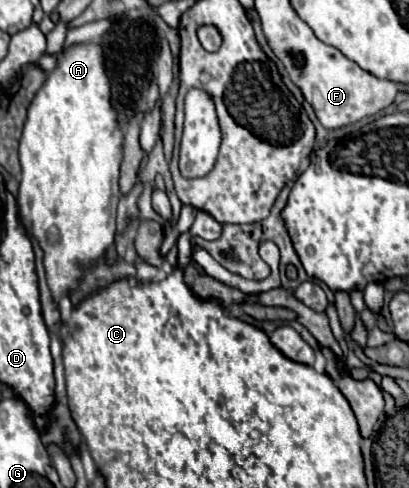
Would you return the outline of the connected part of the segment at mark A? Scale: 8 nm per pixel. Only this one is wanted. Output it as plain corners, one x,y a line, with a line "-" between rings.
73,44
57,56
57,66
47,80
37,90
35,98
27,108
27,120
23,126
23,136
19,144
19,160
23,168
23,178
19,186
19,214
23,222
31,222
31,234
37,236
41,248
45,250
45,270
47,282
55,296
67,294
75,288
81,276
79,264
95,262
115,238
115,214
119,192
119,166
121,166
121,144
123,130
119,126
119,116
111,104
111,80
107,76
105,50
101,44

